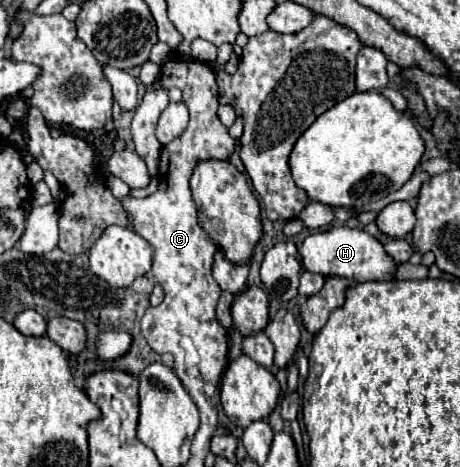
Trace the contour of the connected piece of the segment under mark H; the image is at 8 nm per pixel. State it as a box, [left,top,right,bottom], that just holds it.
[299,227,395,283]

